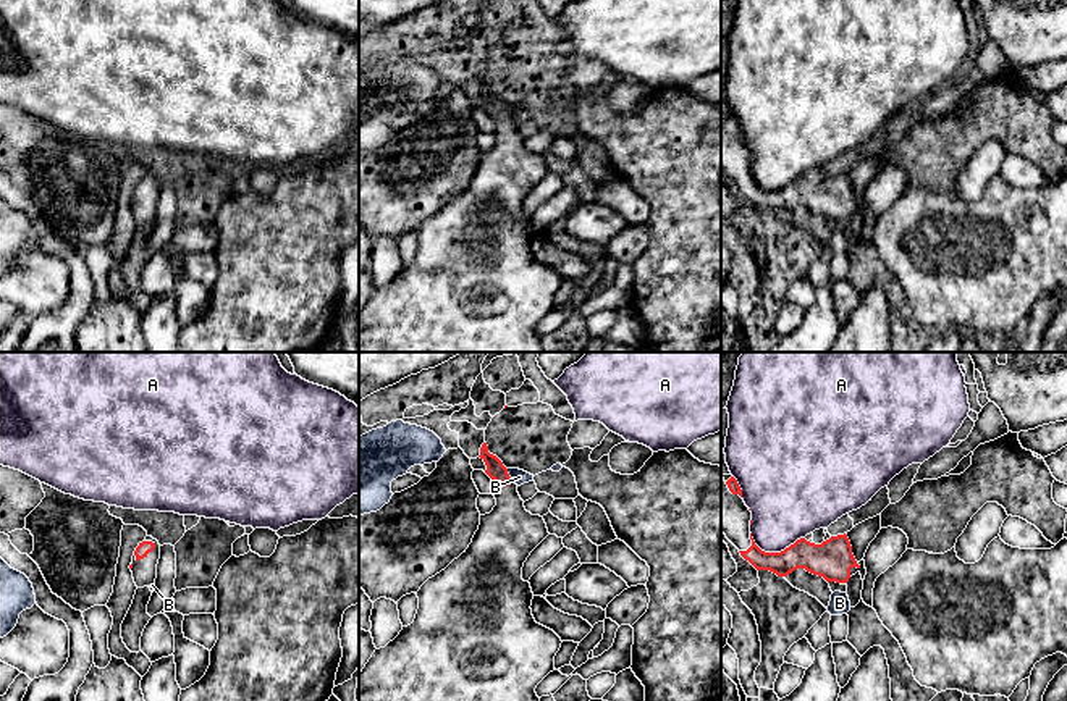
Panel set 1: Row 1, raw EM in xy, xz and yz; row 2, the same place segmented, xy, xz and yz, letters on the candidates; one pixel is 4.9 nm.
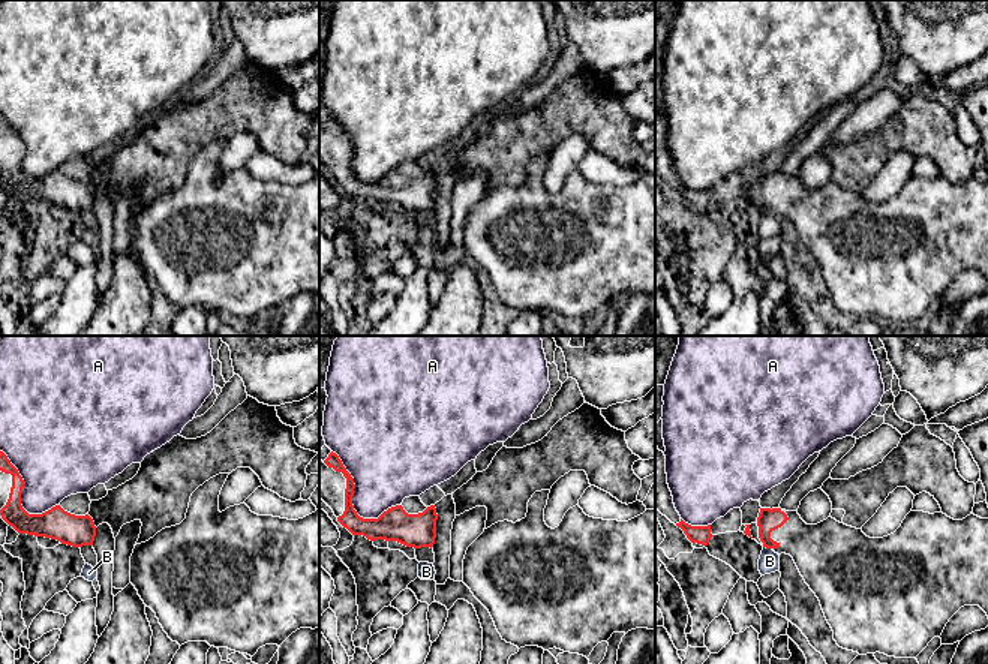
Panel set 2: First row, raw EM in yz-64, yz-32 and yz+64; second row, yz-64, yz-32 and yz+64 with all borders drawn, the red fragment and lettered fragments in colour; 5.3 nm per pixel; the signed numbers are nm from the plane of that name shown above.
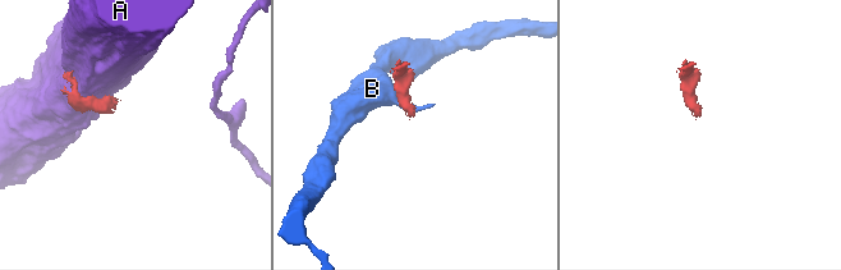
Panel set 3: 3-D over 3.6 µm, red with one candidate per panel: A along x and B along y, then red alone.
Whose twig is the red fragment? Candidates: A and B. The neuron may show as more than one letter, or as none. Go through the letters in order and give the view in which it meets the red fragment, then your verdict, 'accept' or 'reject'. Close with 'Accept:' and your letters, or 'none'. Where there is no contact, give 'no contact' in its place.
A: contact in yz; reject
B: contact in xz; reject
Accept: none

